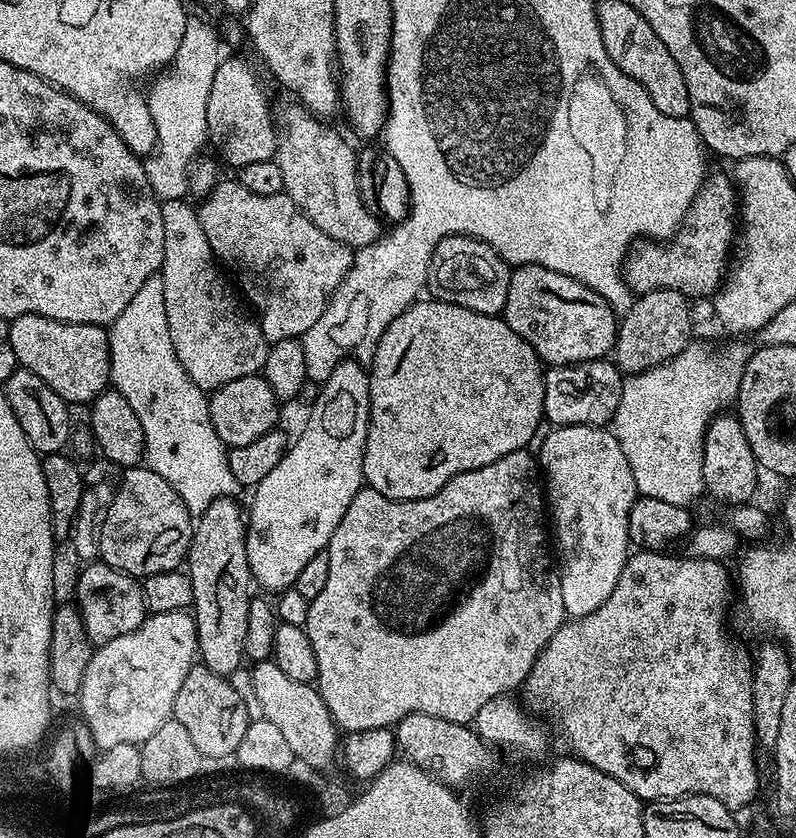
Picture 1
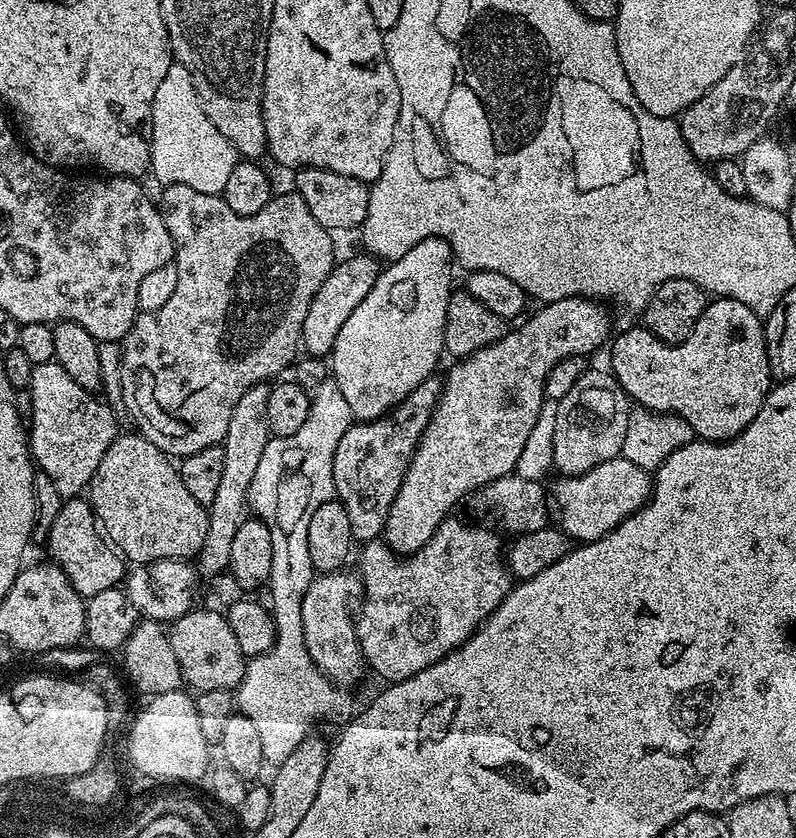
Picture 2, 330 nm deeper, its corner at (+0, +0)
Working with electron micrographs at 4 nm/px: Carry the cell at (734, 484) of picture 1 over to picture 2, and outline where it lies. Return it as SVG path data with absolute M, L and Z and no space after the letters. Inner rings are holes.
M713 299L702 310L702 318L698 318L690 338L680 344L664 344L643 326L628 326L623 331L610 344L610 371L629 401L650 412L681 416L691 426L693 437L717 442L733 440L735 436L742 434L742 430L746 430L746 426L750 426L750 422L754 422L758 410L762 410L768 393L774 387L761 317L750 310L750 306L737 300Z

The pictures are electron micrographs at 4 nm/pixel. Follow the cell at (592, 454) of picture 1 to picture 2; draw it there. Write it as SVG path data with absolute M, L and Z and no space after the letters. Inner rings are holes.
M585 370L582 378L578 378L578 382L574 382L570 394L566 394L566 398L562 398L558 402L554 429L553 469L560 476L577 476L610 458L621 455L622 442L626 442L629 411L628 396L611 371L592 372L592 370Z

